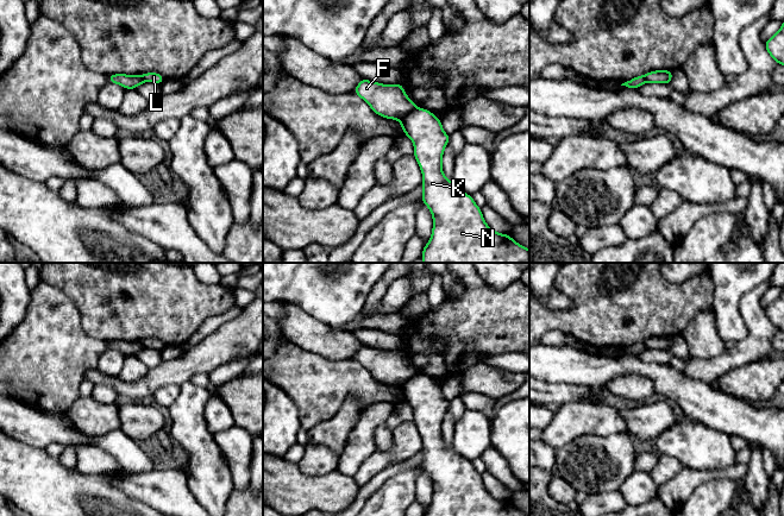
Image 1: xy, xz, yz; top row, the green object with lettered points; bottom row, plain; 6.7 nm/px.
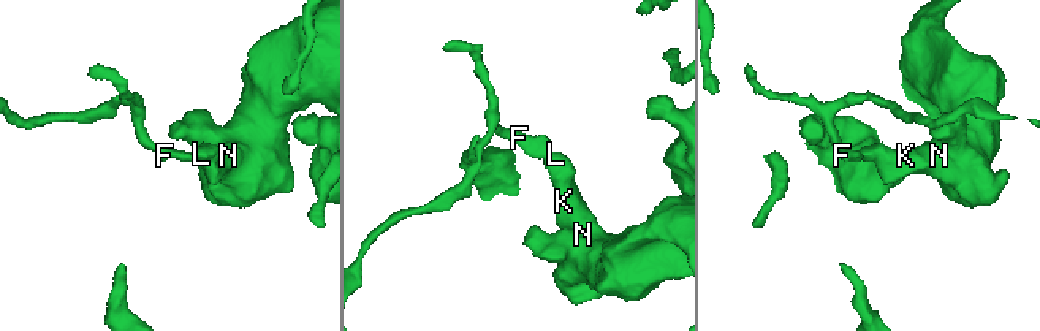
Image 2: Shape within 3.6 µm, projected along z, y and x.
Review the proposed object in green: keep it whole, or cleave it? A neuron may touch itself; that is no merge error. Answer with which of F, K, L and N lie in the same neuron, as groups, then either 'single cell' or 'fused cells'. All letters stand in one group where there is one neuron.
groups F / K L N; fused cells

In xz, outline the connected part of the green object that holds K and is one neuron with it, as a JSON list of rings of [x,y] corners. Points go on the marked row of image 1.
[[[414,108],[401,120],[401,128],[414,143],[414,157],[422,171],[424,195],[420,199],[431,210],[433,231],[421,254],[424,263],[529,263],[529,250],[514,241],[509,234],[493,231],[484,221],[482,209],[471,195],[446,180],[443,172],[443,152],[450,136],[441,127],[441,119],[425,108]]]

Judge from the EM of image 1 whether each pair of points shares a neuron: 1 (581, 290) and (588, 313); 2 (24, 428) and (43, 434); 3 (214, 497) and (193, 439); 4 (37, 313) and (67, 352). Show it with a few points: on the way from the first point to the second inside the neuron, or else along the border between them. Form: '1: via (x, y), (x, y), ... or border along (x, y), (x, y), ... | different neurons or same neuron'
1: via (587, 296), (588, 307) | same neuron
2: via (29, 428), (38, 429) | same neuron
3: via (211, 483), (204, 453) | same neuron
4: via (46, 322), (50, 326), (50, 335), (57, 343) | same neuron

